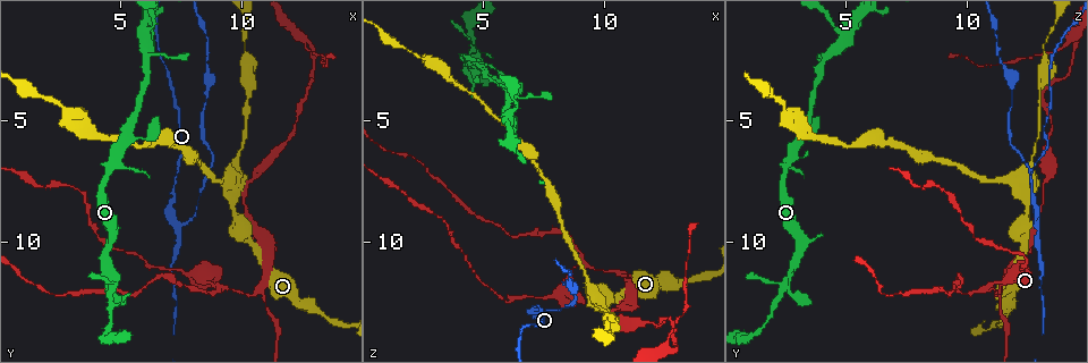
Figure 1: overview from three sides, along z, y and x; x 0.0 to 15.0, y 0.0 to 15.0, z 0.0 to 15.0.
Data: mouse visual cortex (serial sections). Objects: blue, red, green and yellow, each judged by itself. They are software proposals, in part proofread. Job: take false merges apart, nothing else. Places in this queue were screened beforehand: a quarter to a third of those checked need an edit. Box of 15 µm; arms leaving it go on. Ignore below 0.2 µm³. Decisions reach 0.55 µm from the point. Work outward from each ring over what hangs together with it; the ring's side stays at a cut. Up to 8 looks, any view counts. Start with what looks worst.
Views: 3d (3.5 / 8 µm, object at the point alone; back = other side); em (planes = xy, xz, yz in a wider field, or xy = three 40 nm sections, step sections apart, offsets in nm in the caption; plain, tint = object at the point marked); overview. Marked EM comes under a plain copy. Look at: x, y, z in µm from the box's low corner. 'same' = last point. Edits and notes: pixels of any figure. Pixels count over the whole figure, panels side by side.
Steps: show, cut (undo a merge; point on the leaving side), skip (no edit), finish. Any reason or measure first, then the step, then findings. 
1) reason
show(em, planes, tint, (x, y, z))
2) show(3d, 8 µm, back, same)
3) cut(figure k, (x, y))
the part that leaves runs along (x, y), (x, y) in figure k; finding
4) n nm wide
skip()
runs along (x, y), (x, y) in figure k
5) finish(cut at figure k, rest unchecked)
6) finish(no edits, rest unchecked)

abrupt turn
show(3d, 3.5 µm, (7.4, 9.2, 13.0))

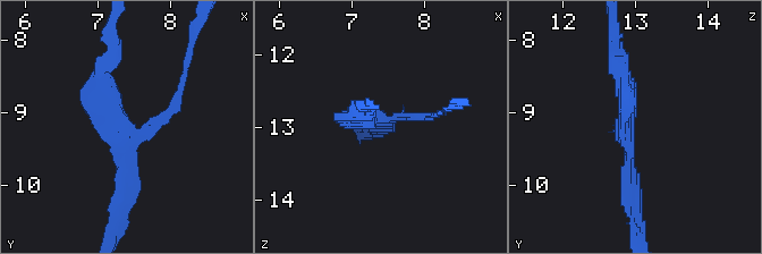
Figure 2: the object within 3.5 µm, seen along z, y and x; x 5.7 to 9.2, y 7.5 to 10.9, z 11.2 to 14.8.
need the tissue
show(em, planes, tint, (7.45, 9.30, 12.90))

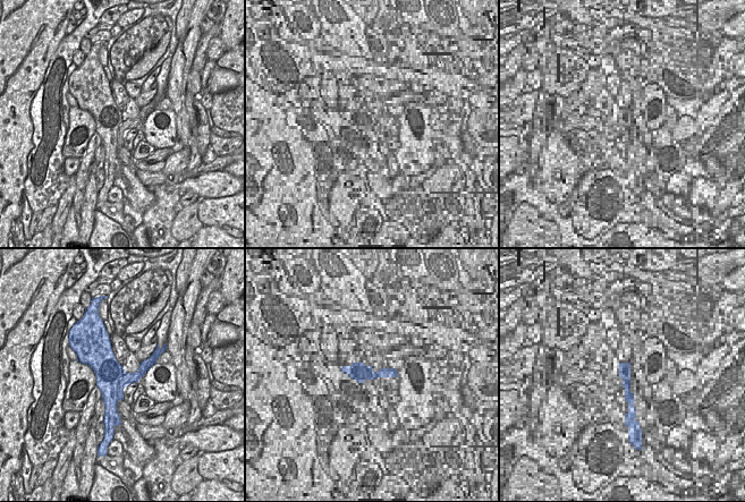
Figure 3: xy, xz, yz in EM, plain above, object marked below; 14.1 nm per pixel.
cut(figure 2, (177, 108))
the part that leaves runs along (138, 133), (177, 106), (187, 45) in figure 2; two cells meet here

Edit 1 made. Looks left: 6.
see it whole again
show(overview)

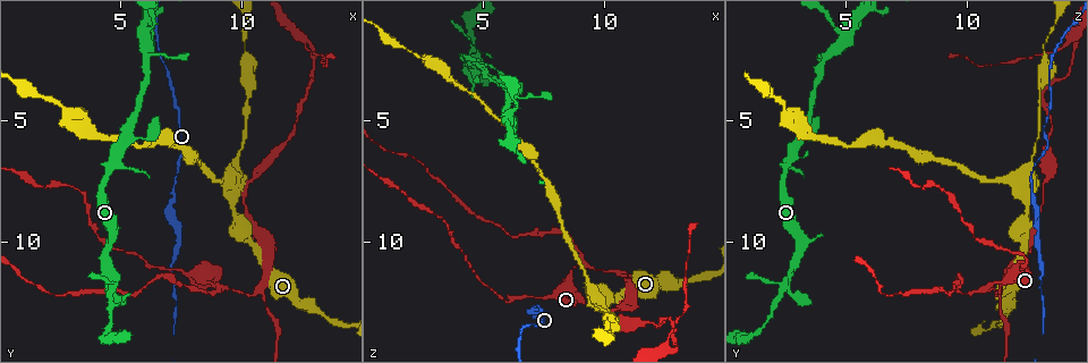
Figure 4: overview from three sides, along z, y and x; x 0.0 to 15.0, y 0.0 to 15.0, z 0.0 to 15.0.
sharp bend
show(em, xy, step 3, tint, (9.2, 11.8, 10.8))

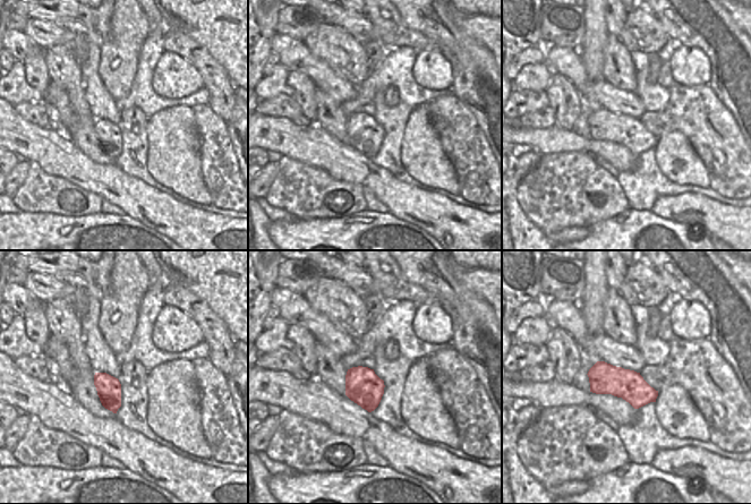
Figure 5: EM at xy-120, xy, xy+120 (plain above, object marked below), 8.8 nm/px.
show(3d, 3.5 µm, same)

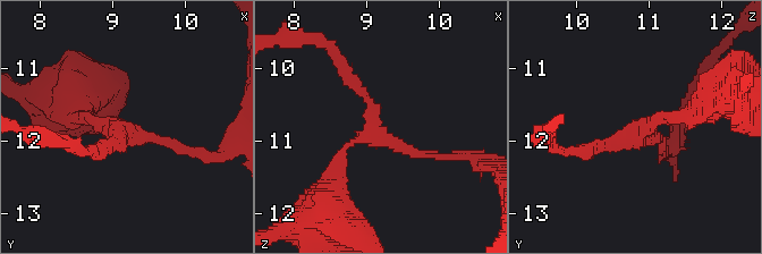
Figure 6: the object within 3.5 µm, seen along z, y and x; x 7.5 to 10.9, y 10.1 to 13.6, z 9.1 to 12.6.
3 arms
skip()
runs along (81, 111), (116, 129), (185, 146) in figure 6; all the same cell

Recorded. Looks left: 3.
sharp bend
show(3d, 3.5 µm, (9.8, 7.5, 12.5))

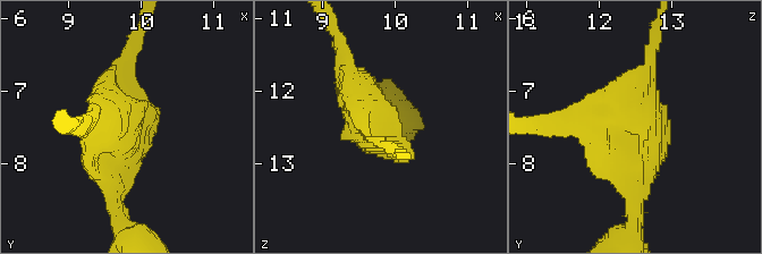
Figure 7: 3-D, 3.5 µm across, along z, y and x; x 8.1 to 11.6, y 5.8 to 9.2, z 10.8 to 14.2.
now the EM
show(em, xy, step 2, tint, (9.70, 7.55, 12.45))

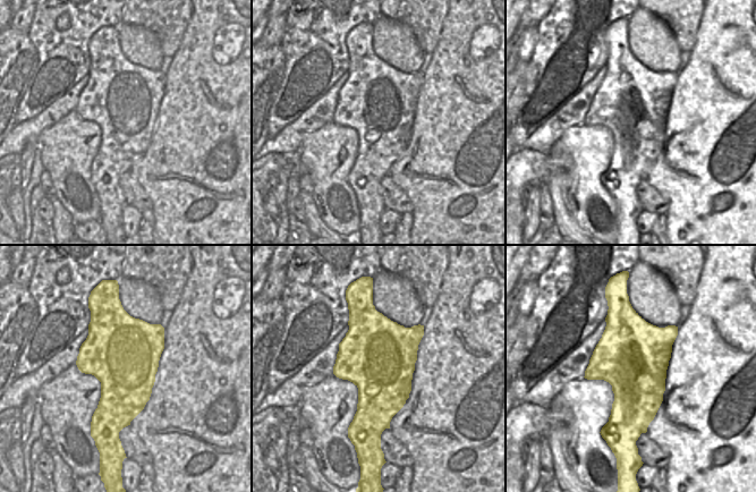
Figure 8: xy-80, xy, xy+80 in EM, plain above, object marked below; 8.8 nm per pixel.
650 nm wide
skip()
runs along (632, 204), (568, 124) in figure 7; continuous, no second cell

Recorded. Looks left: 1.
finish(cut at figure 2, rest unchecked)

